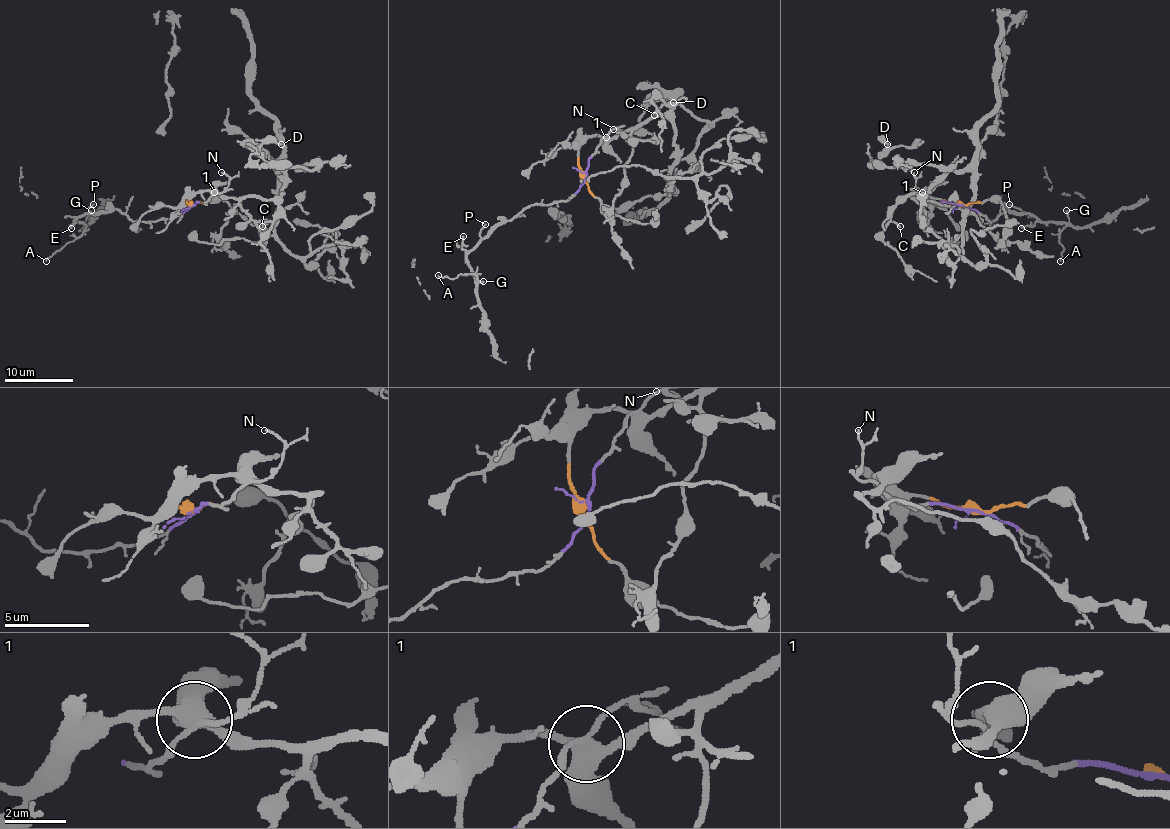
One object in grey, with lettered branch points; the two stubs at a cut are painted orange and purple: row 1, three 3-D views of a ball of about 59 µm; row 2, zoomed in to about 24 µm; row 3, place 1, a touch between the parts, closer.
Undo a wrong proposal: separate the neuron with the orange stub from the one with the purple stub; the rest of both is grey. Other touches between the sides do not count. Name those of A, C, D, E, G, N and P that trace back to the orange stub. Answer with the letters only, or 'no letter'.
C, D

